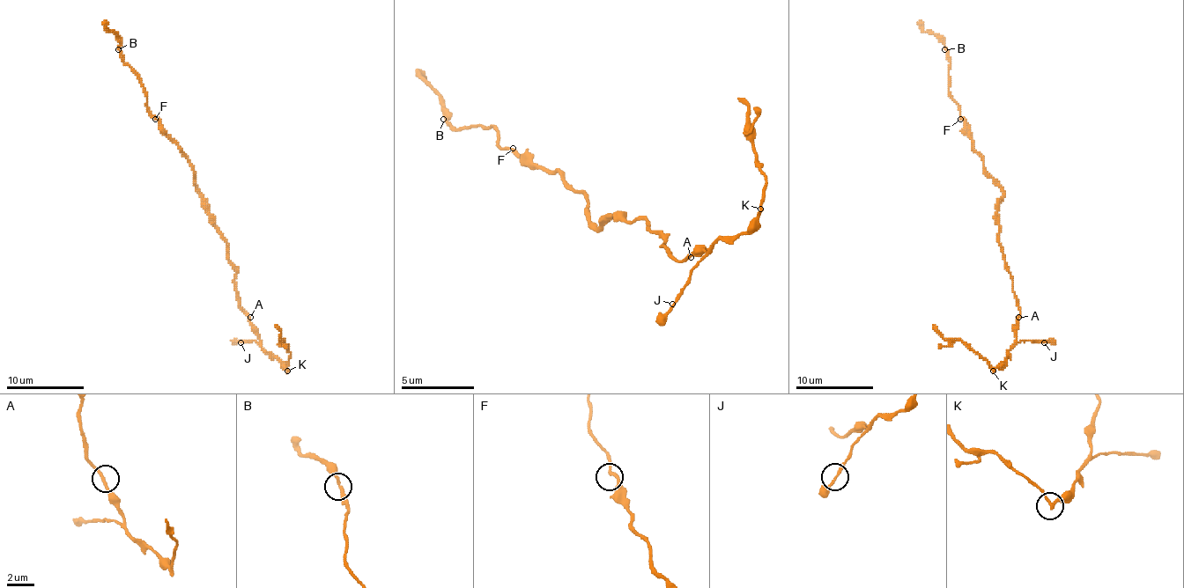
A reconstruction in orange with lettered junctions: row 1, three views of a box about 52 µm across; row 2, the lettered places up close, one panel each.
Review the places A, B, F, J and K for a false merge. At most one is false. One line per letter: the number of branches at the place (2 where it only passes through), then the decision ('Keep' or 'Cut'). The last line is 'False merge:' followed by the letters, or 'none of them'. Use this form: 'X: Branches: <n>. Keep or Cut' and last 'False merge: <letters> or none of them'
A: Branches: 2. Keep
B: Branches: 2. Keep
F: Branches: 2. Keep
J: Branches: 2. Keep
K: Branches: 2. Cut
False merge: K

